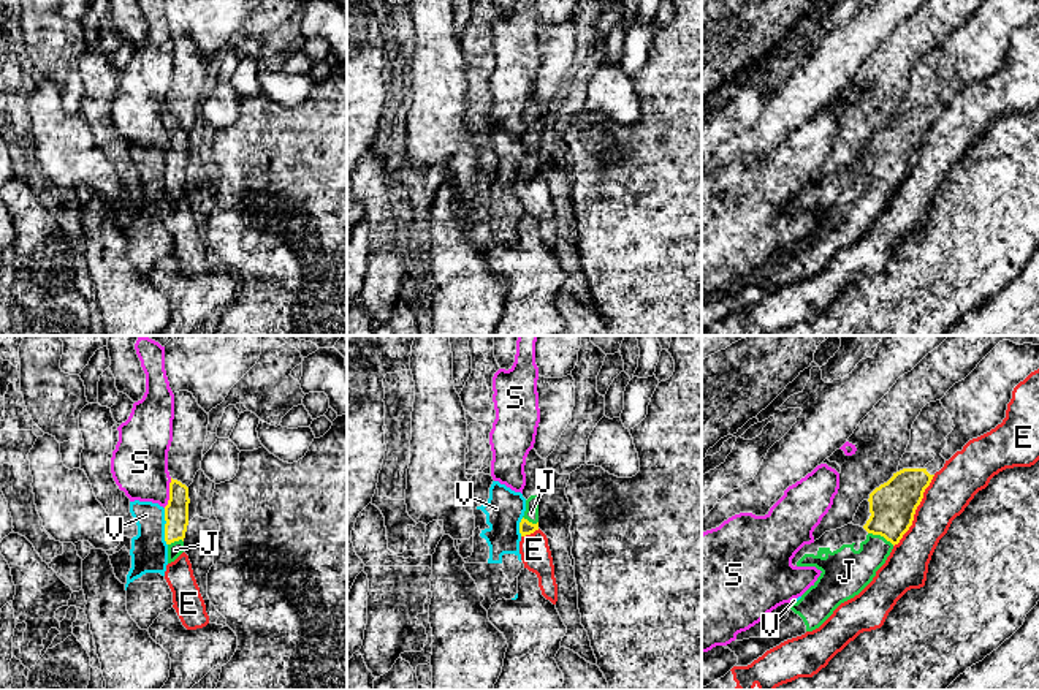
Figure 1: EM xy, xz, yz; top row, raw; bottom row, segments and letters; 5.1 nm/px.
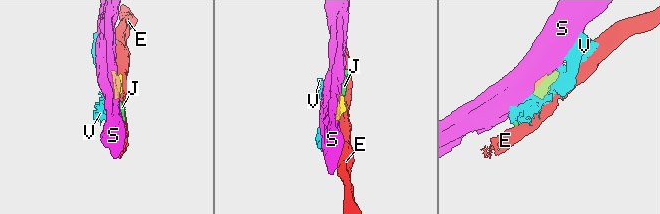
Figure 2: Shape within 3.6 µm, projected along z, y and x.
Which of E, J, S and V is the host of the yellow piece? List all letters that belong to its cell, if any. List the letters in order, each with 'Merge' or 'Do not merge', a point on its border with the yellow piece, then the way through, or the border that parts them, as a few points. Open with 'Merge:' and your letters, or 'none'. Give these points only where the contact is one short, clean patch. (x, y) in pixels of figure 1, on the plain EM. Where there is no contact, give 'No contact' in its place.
Merge: J
E: Do not merge. Touches yellow at yz (914, 157). Boundary: yz (935, 121), (916, 155), (913, 170), (894, 192)
J: Merge. Touches yellow at yz (881, 181). Path across: yz (892, 151), (892, 162), (881, 181), (848, 217)
S: Do not merge. Touches yellow at xy (170, 138)
V: Do not merge. Touches yellow at xy (165, 173)

